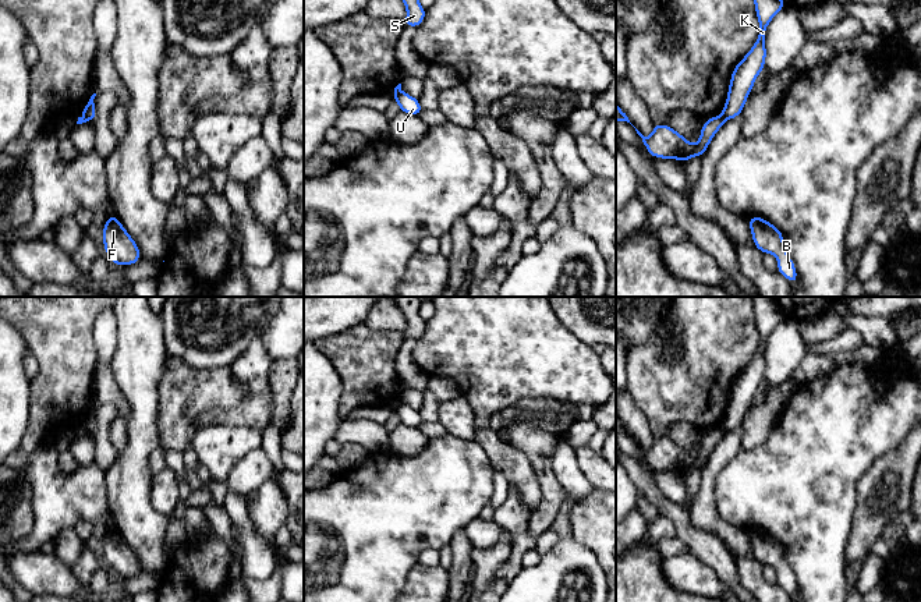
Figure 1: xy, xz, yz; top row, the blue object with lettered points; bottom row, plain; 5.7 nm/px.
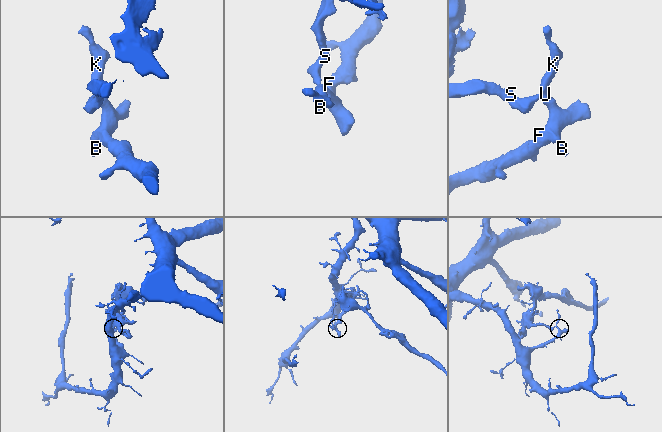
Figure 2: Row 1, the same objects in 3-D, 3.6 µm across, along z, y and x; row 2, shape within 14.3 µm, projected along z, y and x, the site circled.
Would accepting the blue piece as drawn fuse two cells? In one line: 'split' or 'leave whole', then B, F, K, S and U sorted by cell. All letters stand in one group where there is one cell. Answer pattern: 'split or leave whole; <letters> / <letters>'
split; B F K U / S

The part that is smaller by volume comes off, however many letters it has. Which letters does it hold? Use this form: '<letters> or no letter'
S

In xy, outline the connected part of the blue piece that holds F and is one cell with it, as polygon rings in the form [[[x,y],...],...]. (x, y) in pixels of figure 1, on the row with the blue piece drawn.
[[[110,215],[103,224],[103,248],[117,266],[135,265],[141,258],[137,242],[116,215]]]

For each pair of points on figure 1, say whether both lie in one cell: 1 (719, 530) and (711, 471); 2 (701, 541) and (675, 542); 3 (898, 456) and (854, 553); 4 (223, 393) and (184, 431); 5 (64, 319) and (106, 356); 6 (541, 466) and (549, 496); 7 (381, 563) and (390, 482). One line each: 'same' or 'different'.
1: same
2: different
3: same
4: same
5: different
6: same
7: same

